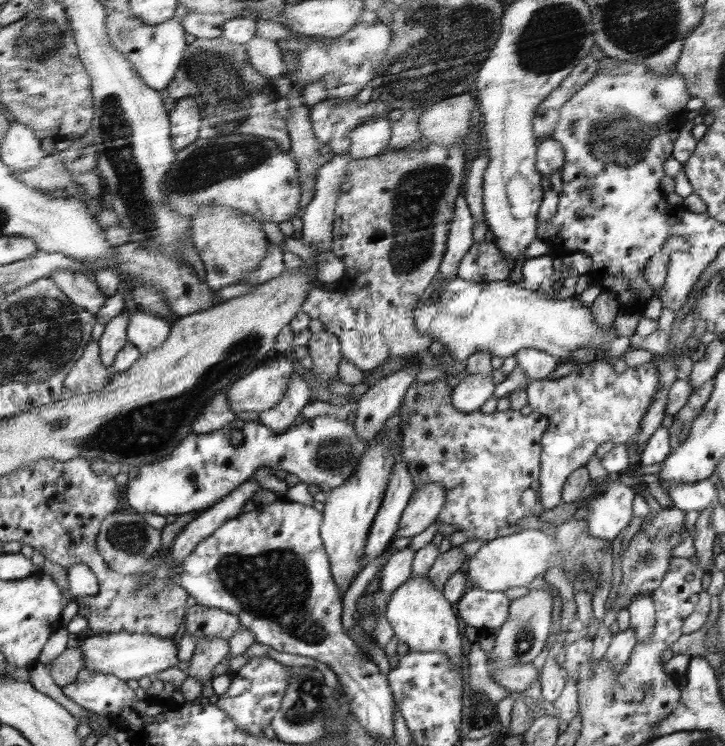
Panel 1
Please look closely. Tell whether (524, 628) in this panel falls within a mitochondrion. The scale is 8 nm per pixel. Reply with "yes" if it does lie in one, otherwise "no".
yes

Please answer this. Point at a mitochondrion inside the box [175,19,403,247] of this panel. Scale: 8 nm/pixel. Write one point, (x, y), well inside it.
(223, 92)

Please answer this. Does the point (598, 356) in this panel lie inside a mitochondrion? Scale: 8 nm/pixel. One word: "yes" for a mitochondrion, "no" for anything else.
no

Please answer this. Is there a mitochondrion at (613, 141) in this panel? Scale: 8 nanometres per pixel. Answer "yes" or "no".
yes

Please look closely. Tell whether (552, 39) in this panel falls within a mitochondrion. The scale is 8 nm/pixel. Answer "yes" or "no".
yes

